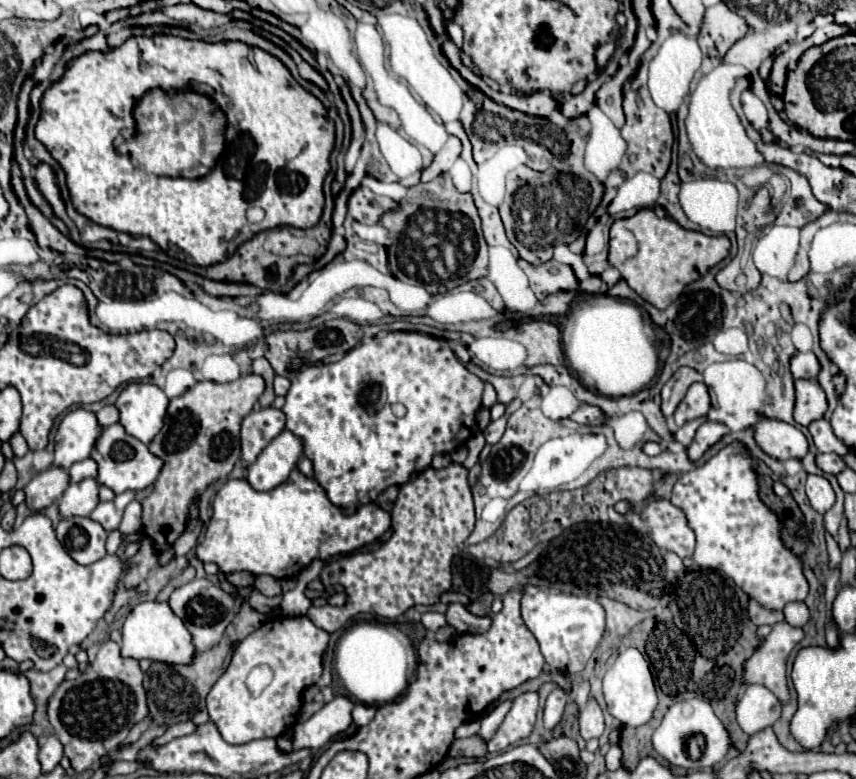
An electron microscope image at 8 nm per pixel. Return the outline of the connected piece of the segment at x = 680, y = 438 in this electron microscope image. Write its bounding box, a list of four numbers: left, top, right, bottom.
[674,417,706,445]

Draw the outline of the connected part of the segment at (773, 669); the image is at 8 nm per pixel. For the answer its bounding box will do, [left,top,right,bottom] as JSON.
[744,621,804,703]

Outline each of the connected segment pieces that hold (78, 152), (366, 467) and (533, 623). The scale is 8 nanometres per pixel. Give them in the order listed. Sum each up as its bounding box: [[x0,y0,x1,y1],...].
[[34,35,334,267],[282,331,484,505],[522,591,606,675]]

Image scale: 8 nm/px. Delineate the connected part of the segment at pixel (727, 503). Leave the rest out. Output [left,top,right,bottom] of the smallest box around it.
[670,443,808,611]

